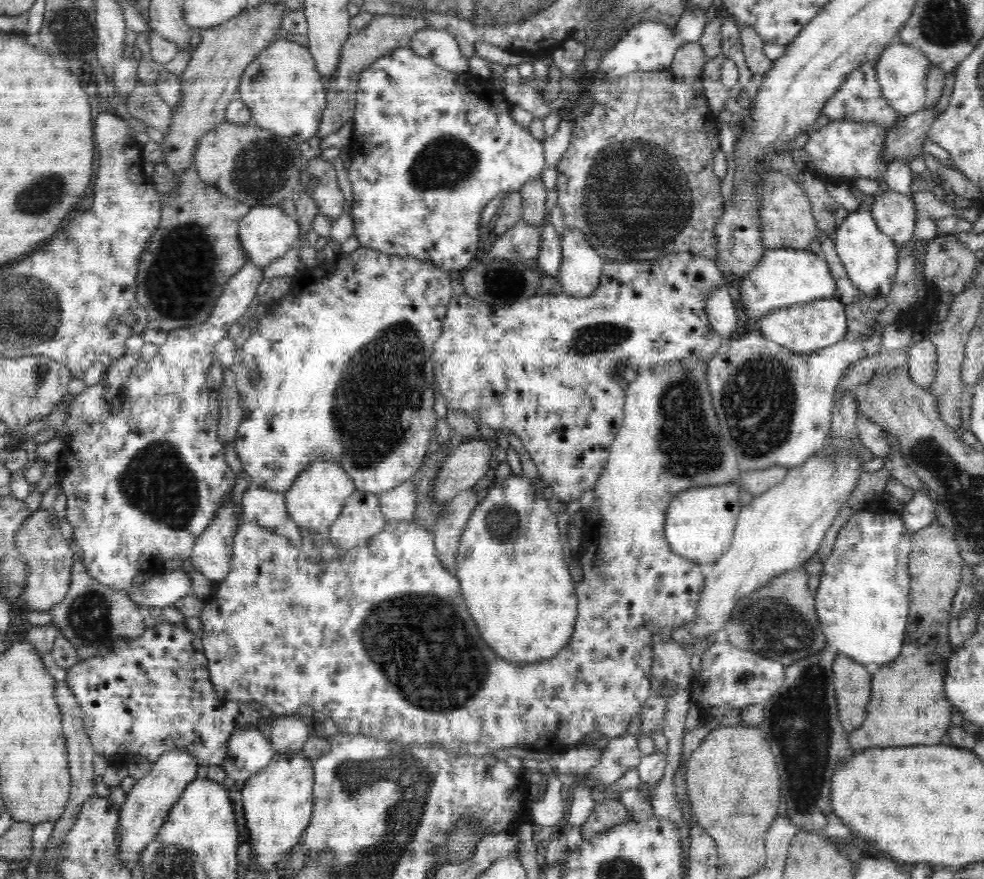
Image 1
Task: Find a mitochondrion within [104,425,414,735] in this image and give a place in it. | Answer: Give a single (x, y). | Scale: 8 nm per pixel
(157, 481)

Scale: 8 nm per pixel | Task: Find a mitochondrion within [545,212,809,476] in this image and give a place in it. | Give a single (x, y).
(758, 402)

